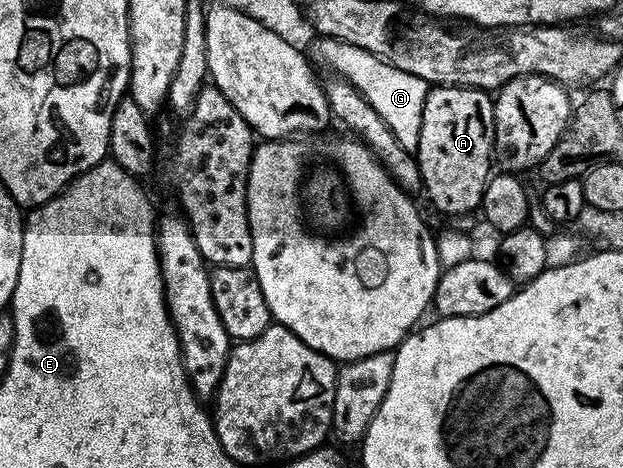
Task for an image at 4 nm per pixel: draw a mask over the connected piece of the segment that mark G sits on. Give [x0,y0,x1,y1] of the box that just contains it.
[312,36,431,153]

